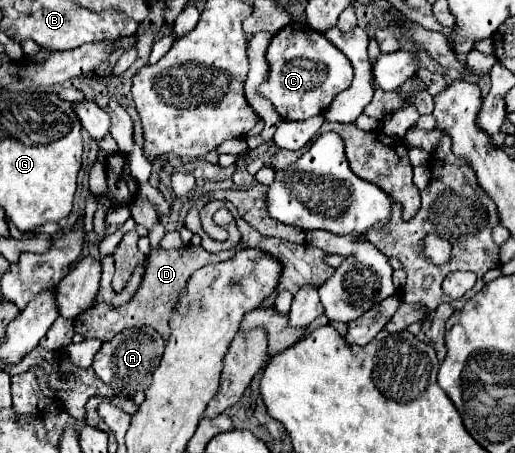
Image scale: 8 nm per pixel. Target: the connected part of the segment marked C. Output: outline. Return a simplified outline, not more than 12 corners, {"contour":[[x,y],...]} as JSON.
{"contour":[[307,24],[281,28],[259,92],[283,120],[327,110],[353,66]]}

